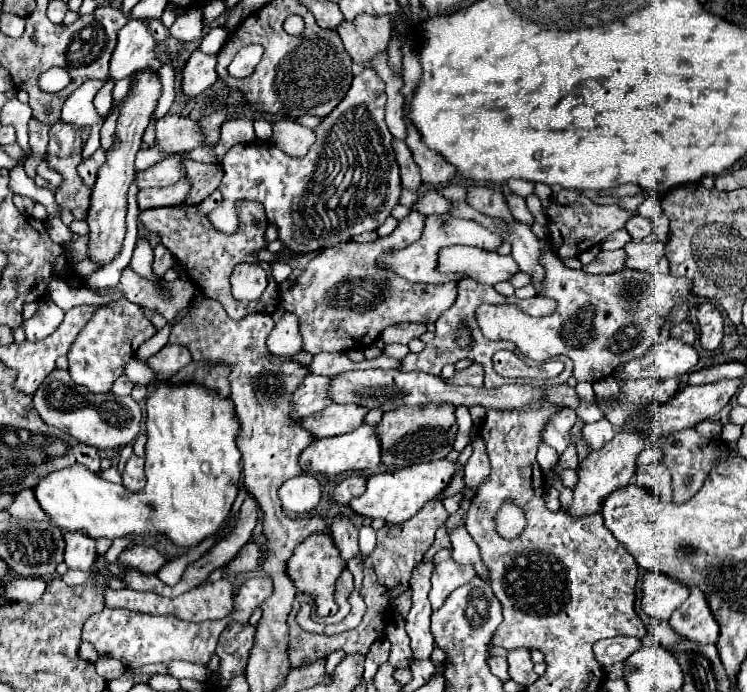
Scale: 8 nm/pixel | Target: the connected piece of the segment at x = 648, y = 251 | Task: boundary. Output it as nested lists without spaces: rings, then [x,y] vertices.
[[[629,242],[625,244],[625,252],[627,252],[627,268],[633,270],[651,270],[665,254],[665,246],[661,242]]]

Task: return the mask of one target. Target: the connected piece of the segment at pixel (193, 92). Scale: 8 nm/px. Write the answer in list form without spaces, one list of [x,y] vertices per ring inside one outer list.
[[[195,50],[191,54],[191,58],[187,60],[185,68],[183,68],[181,90],[191,98],[203,94],[217,80],[215,66],[217,66],[217,56],[215,54],[203,54],[201,50]]]

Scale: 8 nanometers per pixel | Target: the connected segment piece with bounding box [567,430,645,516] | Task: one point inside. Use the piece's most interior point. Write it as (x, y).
(608, 469)

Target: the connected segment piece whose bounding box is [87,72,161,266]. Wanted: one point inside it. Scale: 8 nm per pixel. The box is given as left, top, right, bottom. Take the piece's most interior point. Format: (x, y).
(106, 218)

